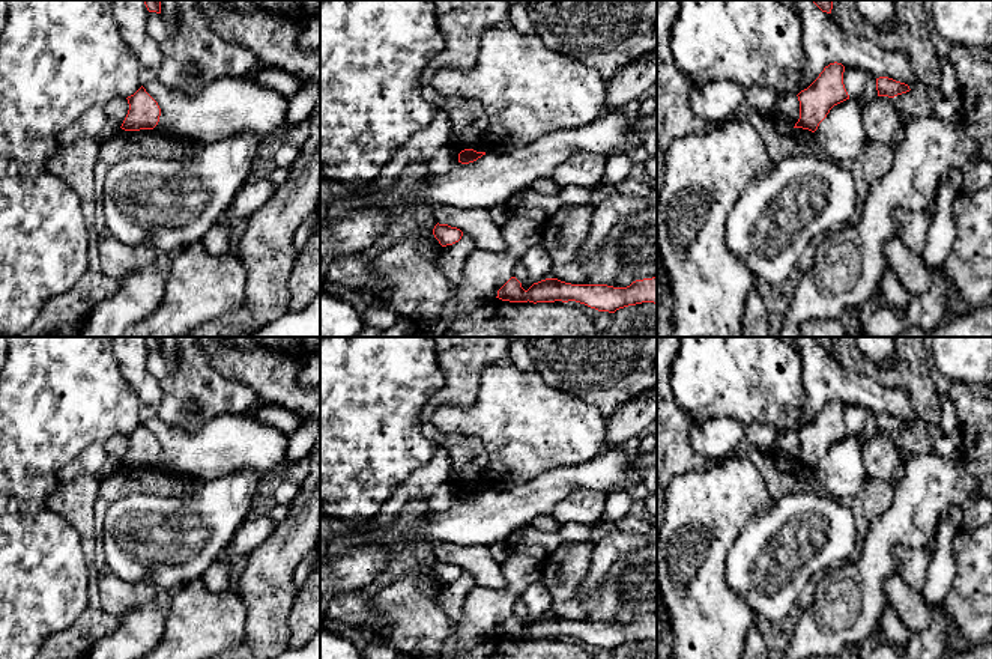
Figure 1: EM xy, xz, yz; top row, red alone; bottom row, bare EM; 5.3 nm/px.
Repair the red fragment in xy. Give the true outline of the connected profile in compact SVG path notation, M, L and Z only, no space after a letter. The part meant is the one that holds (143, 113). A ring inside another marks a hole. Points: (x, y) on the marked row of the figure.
M141 86L134 95L128 96L129 110L122 123L125 131L153 129L161 116L158 102Z

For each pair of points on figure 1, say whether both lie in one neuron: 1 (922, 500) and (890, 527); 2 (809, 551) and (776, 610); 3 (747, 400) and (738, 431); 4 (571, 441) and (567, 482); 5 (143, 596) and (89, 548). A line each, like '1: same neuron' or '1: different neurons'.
1: same neuron
2: same neuron
3: different neurons
4: different neurons
5: different neurons

